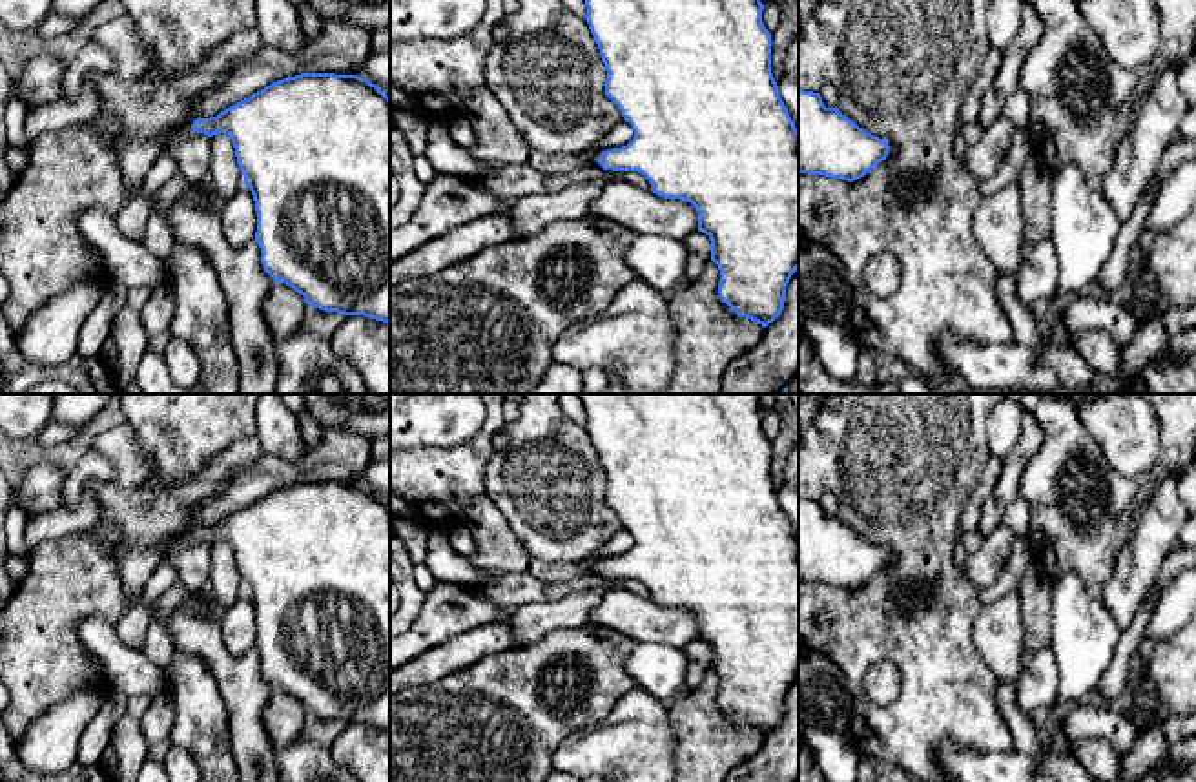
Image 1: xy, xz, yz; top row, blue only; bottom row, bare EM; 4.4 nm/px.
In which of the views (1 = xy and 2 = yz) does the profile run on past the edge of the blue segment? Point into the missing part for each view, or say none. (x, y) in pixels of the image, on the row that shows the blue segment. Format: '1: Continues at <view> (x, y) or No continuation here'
1: Continues at xy (177, 133)
2: No continuation here

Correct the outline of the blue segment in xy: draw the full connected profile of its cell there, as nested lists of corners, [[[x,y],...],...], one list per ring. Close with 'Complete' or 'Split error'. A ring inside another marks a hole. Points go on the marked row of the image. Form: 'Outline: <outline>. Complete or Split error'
Outline: [[[301,73],[277,80],[217,117],[173,128],[164,139],[168,153],[191,131],[232,139],[237,164],[250,188],[261,264],[273,279],[301,293],[308,306],[343,315],[365,315],[390,324],[390,98],[357,75]]]. Split error

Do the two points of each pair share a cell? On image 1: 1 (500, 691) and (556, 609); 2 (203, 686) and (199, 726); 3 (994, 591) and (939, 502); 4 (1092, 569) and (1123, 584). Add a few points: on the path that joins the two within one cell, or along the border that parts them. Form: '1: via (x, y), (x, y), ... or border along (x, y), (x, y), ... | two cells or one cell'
1: border along (573, 627), (549, 631), (535, 644), (515, 648) | two cells
2: via (199, 695), (199, 717) | one cell
3: border along (978, 591), (978, 598), (983, 604) | two cells
4: border along (1129, 538), (1116, 556), (1111, 578), (1098, 593) | two cells

